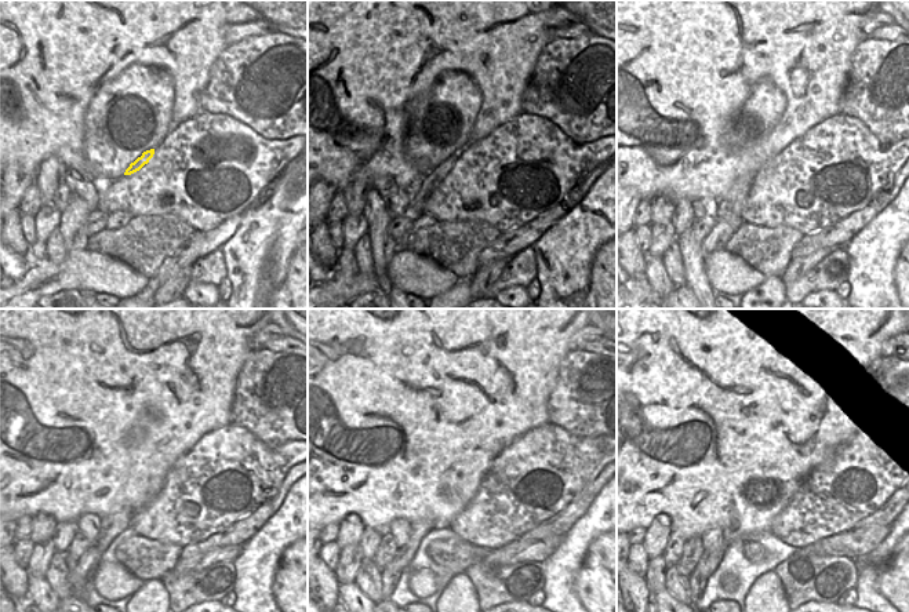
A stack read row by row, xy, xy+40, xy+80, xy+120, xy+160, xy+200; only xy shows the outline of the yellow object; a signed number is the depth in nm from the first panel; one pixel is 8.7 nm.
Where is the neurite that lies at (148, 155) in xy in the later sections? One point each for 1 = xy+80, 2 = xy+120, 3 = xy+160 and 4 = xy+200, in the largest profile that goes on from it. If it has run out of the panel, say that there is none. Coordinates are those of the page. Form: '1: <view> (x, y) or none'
1: xy+80 (728, 207)
2: xy+120 (111, 525)
3: xy+160 (404, 554)
4: xy+200 (709, 561)

